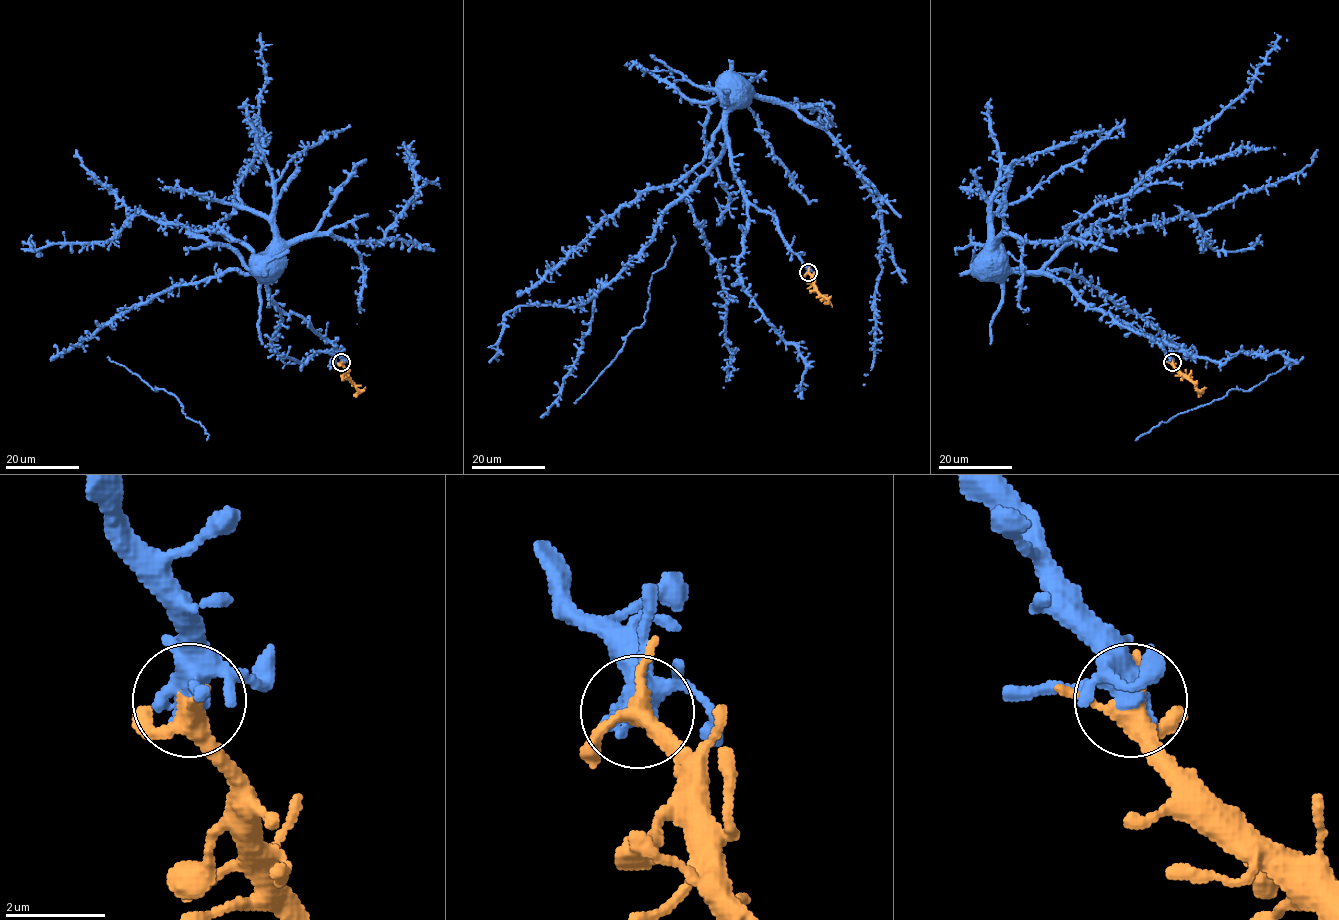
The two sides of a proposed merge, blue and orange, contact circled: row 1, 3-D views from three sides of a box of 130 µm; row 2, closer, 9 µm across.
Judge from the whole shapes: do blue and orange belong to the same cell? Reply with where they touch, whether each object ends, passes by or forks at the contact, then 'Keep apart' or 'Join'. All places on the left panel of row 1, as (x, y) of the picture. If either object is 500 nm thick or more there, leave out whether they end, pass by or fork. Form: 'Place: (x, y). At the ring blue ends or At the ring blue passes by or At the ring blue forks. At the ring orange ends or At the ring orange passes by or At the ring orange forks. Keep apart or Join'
Place: (341, 362). At the ring blue forks. At the ring orange forks. Join

